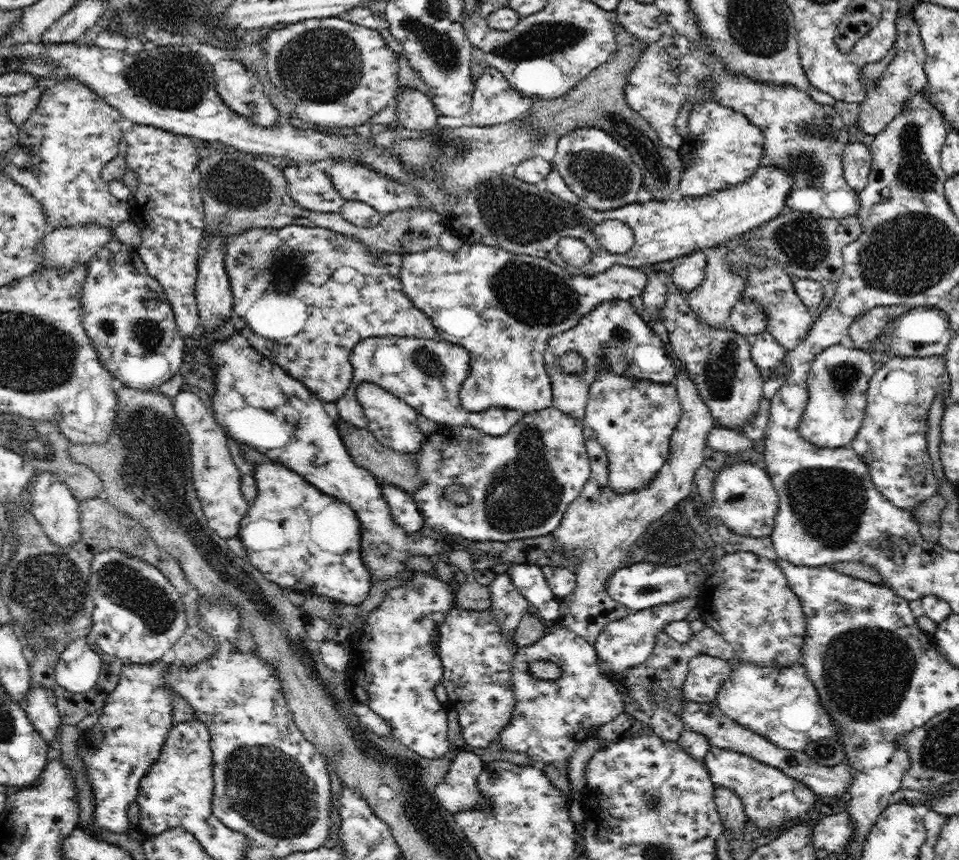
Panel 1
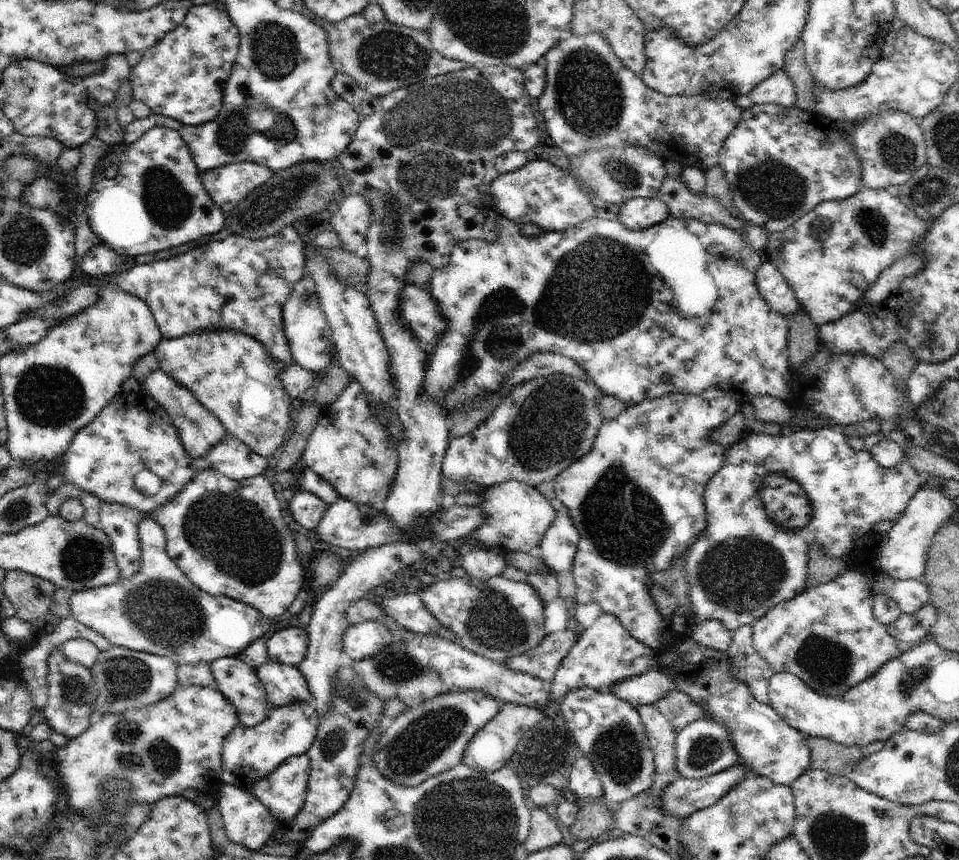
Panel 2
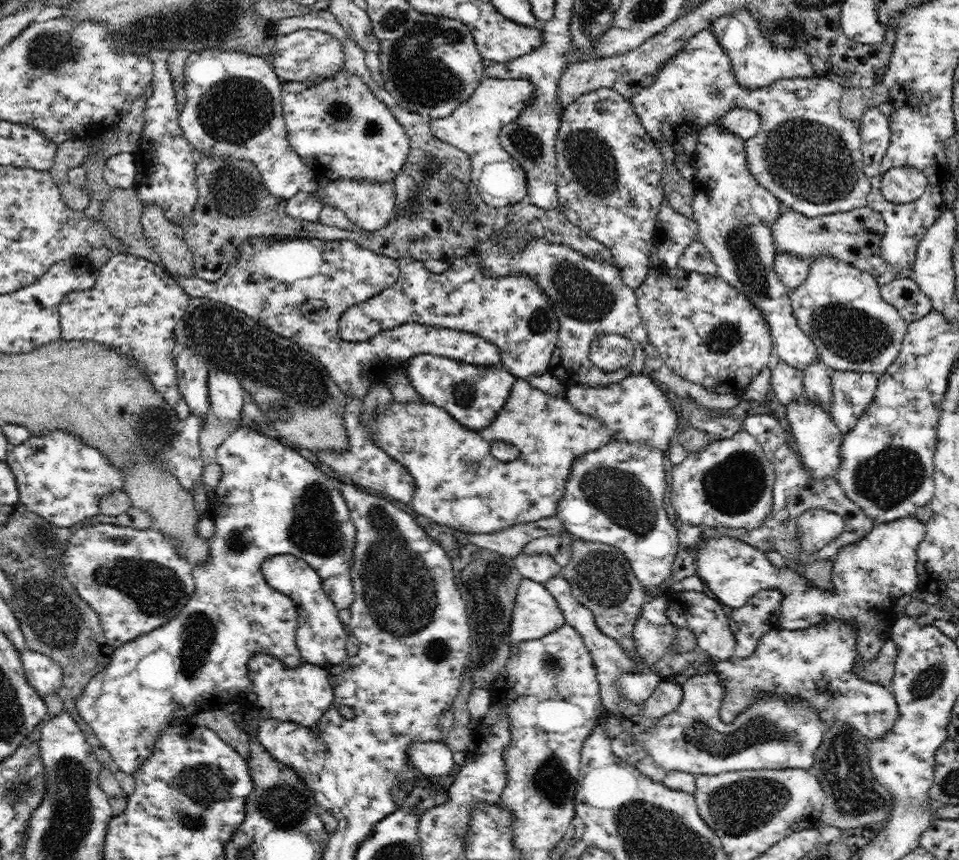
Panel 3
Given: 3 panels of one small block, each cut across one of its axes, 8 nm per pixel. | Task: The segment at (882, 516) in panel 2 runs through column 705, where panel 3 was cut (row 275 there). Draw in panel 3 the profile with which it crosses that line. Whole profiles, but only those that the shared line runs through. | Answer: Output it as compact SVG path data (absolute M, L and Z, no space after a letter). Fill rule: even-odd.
M497 237L488 238L487 244L476 254L482 271L492 277L526 273L546 292L559 319L559 340L553 351L547 372L565 385L588 383L592 388L610 386L626 376L642 373L645 368L645 347L649 342L642 314L638 309L635 290L629 288L620 276L620 269L597 256L582 256L565 244L550 244L538 238L530 240L522 250L508 252ZM601 334L626 336L635 349L633 360L614 372L602 371L590 363L590 343Z

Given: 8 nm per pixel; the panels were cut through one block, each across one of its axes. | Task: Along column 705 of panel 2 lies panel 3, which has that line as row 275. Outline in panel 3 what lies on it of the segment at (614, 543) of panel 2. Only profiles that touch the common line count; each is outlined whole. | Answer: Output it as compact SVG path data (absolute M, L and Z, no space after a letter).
M478 254L457 258L449 263L447 270L440 274L430 272L422 261L412 257L398 259L400 274L396 282L372 296L361 304L348 308L339 322L339 333L342 340L349 343L361 343L370 340L381 331L396 328L410 323L426 324L438 328L450 328L482 336L495 344L500 352L502 366L515 378L542 376L552 360L553 351L559 340L559 319L548 299L546 292L539 288L538 282L530 279L526 273L512 273L501 277L492 277L482 271Z

